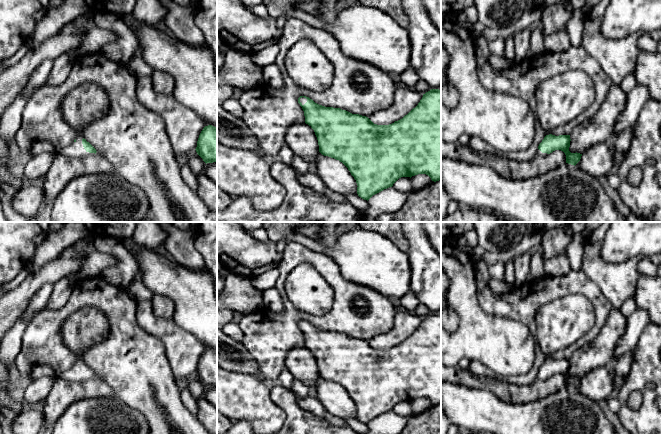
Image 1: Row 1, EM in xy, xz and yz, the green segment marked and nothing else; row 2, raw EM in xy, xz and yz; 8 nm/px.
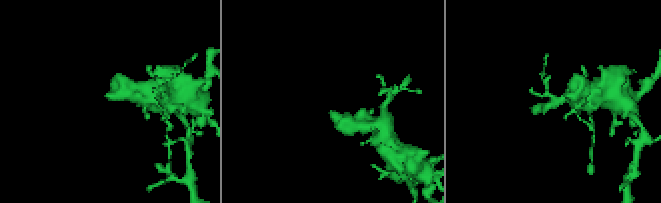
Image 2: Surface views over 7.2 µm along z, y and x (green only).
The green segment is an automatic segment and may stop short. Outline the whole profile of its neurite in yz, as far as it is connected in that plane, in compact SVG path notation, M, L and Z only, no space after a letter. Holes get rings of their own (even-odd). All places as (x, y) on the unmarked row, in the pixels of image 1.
M569 295L543 305L536 314L536 337L547 359L539 368L536 380L561 374L566 379L566 387L575 390L582 378L569 375L570 359L555 360L549 356L576 343L594 324L595 311L584 295Z

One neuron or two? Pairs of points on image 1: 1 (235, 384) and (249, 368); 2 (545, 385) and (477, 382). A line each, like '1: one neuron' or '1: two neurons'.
1: two neurons
2: one neuron

